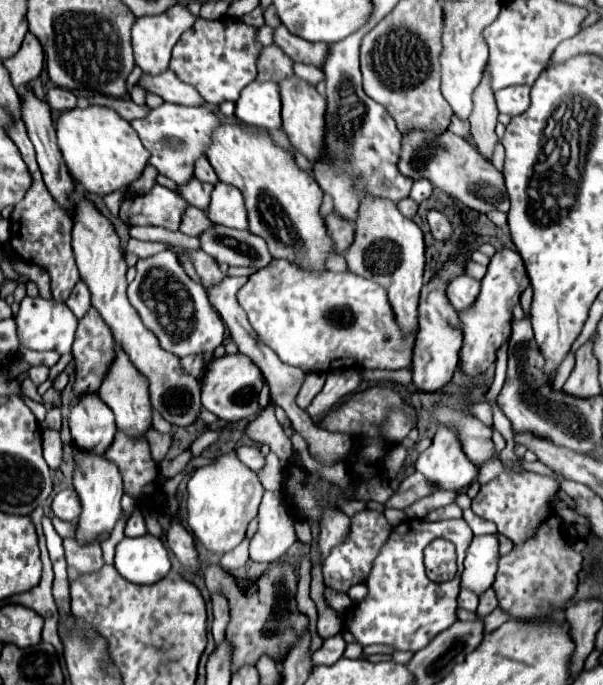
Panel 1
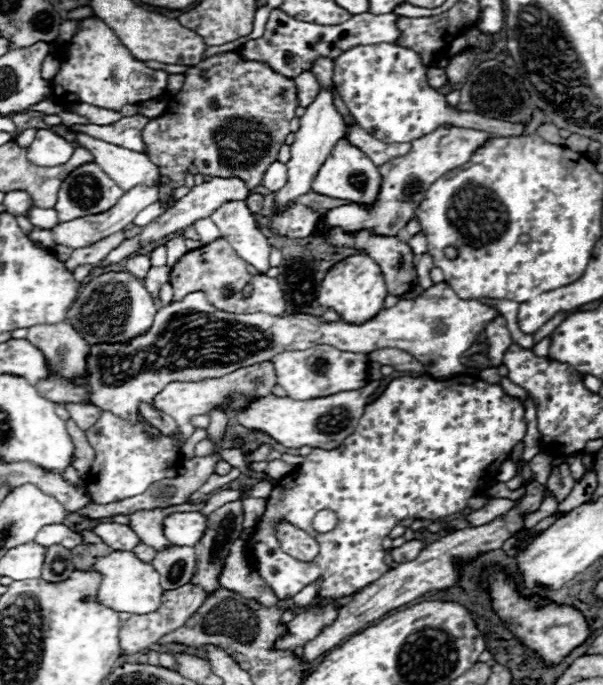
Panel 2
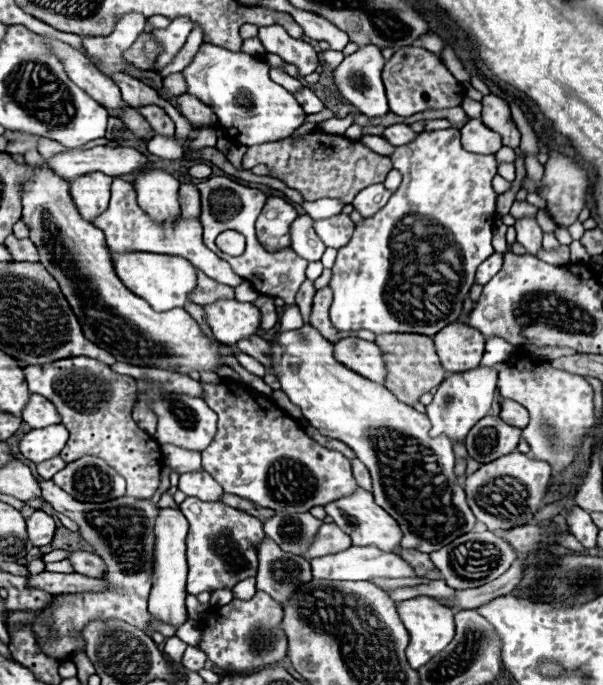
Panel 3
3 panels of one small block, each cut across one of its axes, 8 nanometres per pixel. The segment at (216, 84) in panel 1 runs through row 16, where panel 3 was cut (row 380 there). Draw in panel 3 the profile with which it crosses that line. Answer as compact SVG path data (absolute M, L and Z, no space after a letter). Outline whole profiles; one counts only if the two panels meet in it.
M222 380L220 384L204 384L202 386L202 400L212 406L218 414L218 430L212 444L202 452L202 466L204 470L214 476L224 492L236 494L254 502L256 506L272 508L276 512L308 512L314 506L326 506L336 498L352 494L356 490L356 480L352 478L350 460L344 458L340 452L328 450L306 436L306 432L292 420L272 398L254 390L248 384Z

